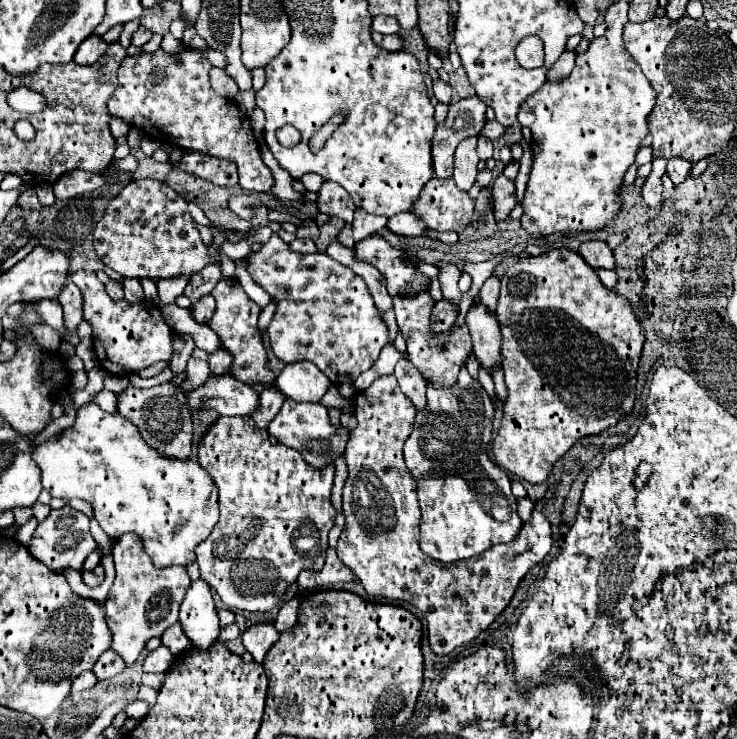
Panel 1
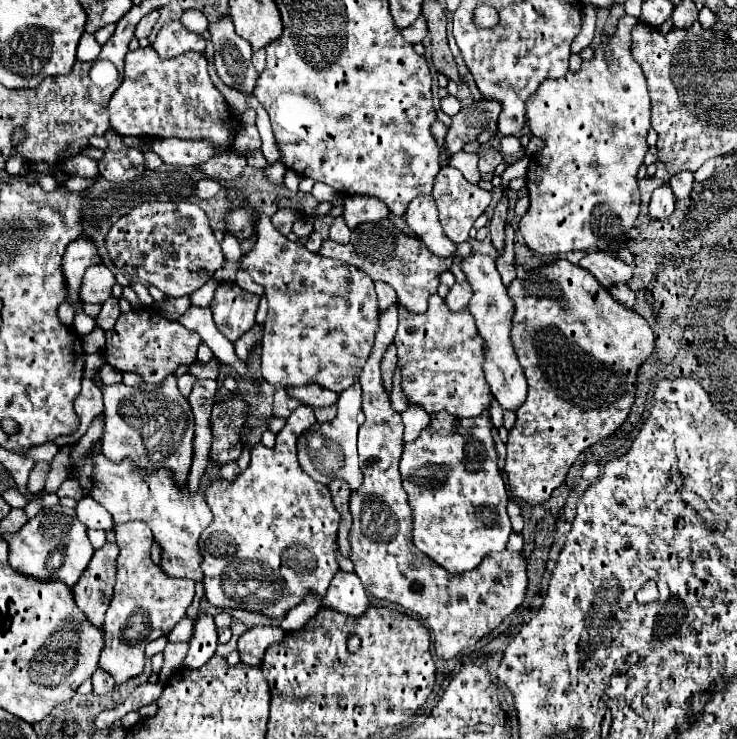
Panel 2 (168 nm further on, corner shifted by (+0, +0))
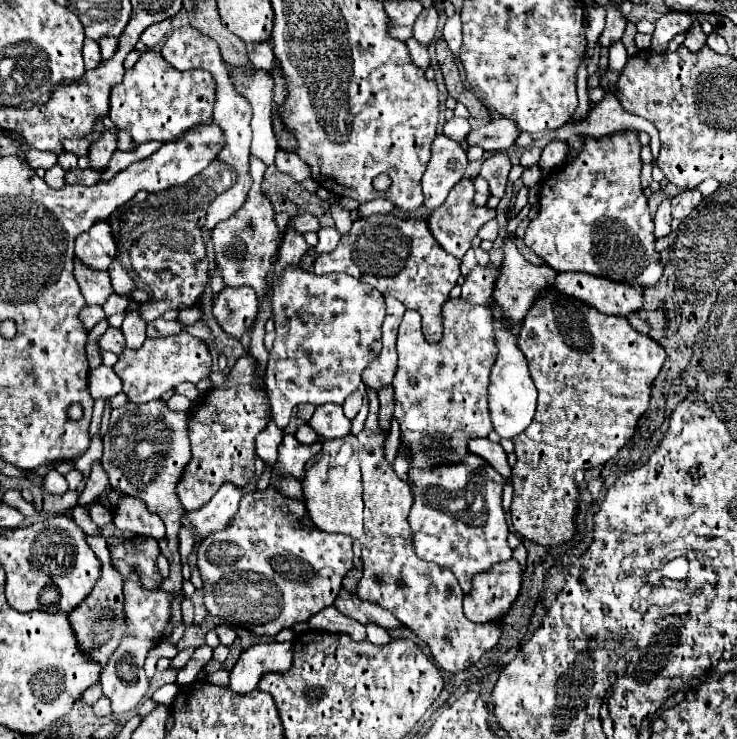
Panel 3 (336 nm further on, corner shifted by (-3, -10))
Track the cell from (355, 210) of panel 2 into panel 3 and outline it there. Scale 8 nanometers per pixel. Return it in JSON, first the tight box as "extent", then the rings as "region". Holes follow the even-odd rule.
{"extent":[358,199,394,217],"region":[[[374,199],[374,201],[362,203],[358,207],[360,217],[368,217],[368,215],[376,215],[376,213],[392,213],[392,209],[394,209],[394,203],[388,199]]]}

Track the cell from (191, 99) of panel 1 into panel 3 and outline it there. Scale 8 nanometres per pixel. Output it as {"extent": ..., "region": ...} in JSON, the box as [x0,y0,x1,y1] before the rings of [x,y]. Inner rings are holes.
{"extent":[110,51,216,145],"region":[[[144,51],[134,65],[124,75],[124,81],[112,87],[110,99],[110,119],[112,123],[130,133],[130,137],[140,145],[146,141],[174,141],[184,131],[210,123],[212,121],[212,107],[214,107],[214,89],[216,83],[208,71],[190,69],[178,71],[170,67],[158,51]]]}

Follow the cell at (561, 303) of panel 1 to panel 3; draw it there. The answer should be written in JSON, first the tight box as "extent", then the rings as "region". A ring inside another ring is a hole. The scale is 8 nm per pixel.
{"extent":[510,289,666,547],"region":[[[556,289],[536,299],[528,311],[518,333],[518,347],[528,361],[530,375],[538,389],[538,407],[530,427],[512,439],[516,465],[512,467],[514,501],[510,515],[520,537],[544,547],[554,547],[572,541],[576,535],[574,517],[580,503],[578,485],[574,481],[576,471],[604,465],[632,439],[638,419],[648,409],[652,383],[666,361],[666,353],[652,337],[640,335],[628,319],[620,315],[608,317]]]}

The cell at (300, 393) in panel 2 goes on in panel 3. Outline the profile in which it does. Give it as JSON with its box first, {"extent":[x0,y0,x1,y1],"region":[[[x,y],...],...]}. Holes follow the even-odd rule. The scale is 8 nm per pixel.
{"extent":[308,405,350,439],"region":[[[320,405],[308,425],[324,439],[340,439],[350,433],[350,419],[344,417],[340,405]]]}

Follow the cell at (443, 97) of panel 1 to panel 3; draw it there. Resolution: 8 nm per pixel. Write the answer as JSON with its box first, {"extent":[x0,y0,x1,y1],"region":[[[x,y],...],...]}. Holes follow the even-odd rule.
{"extent":[444,117,470,143],"region":[[[452,117],[450,121],[444,123],[444,135],[456,143],[462,143],[466,141],[468,137],[468,131],[470,131],[470,123],[468,119],[462,119],[462,117]]]}

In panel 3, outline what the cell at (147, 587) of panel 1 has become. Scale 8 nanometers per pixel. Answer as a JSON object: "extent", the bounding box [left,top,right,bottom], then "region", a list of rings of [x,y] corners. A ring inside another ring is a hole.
{"extent":[102,573,170,715],"region":[[[136,573],[128,575],[124,581],[124,597],[126,597],[126,629],[128,635],[122,639],[120,647],[110,657],[110,663],[102,669],[102,691],[110,699],[112,715],[120,715],[126,711],[132,711],[146,695],[148,691],[148,679],[144,675],[144,659],[146,653],[160,643],[160,639],[166,635],[168,629],[168,617],[170,617],[170,605],[168,605],[168,593],[164,591],[148,591],[140,585],[140,577]]]}

